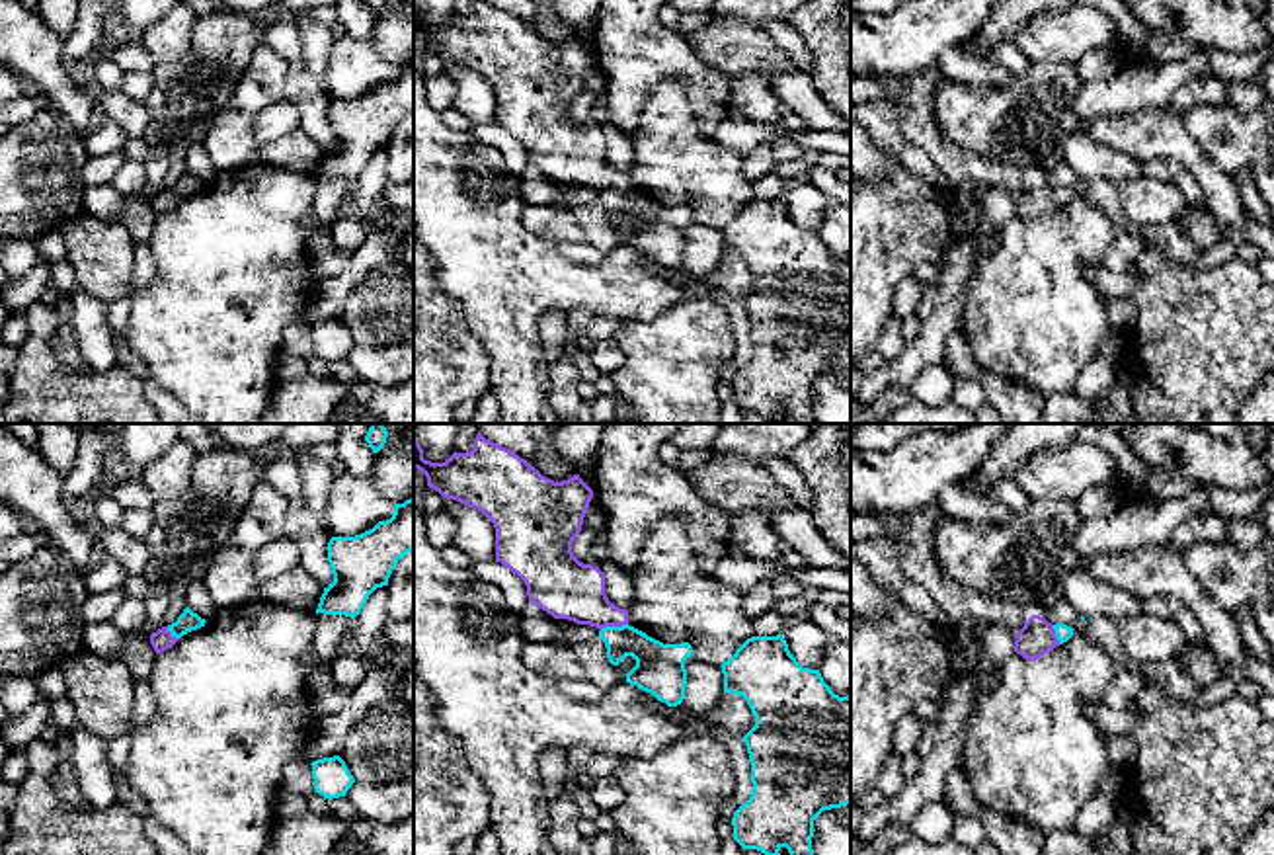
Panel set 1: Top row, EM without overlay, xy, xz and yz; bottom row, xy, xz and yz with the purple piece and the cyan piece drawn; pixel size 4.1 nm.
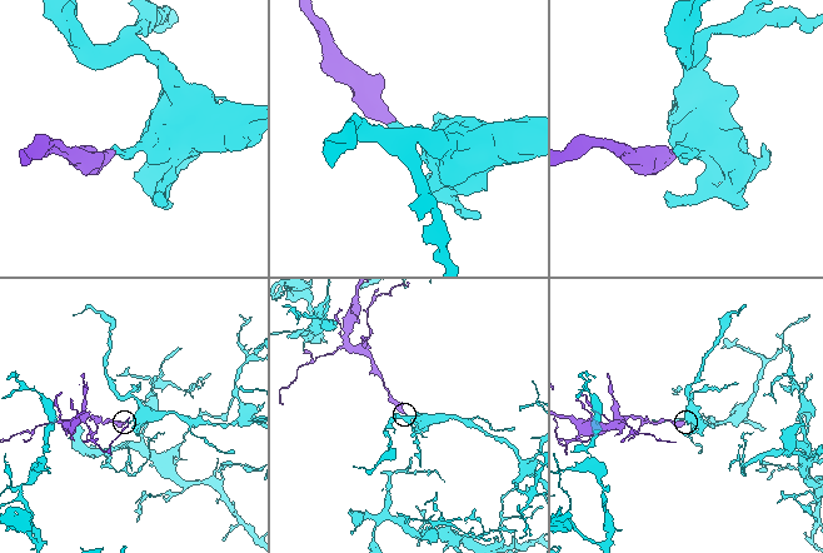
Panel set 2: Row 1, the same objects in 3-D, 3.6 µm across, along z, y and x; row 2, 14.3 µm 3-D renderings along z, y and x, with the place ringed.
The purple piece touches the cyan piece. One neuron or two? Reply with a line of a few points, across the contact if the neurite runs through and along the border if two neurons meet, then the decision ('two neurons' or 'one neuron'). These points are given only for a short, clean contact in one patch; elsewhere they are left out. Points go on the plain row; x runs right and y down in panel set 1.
line xz (566, 151), (576, 155), (613, 188), (658, 229); one neuron

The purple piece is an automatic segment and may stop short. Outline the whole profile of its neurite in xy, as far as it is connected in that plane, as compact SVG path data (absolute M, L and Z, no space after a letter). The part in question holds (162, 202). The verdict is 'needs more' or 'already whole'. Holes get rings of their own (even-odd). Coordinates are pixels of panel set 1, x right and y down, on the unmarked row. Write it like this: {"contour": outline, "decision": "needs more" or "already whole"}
{"contour": "M185 170L176 185L162 189L150 197L150 207L154 215L160 217L172 211L183 197L205 189L205 185L205 182L201 182L197 176Z", "decision": "needs more"}

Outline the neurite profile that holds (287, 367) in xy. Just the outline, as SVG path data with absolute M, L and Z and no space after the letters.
M279 353L273 369L277 383L287 383L306 373L308 373L306 359L289 353Z

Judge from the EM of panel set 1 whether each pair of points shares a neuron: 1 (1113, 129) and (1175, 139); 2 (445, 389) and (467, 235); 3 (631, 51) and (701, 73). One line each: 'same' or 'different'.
1: same
2: different
3: same

